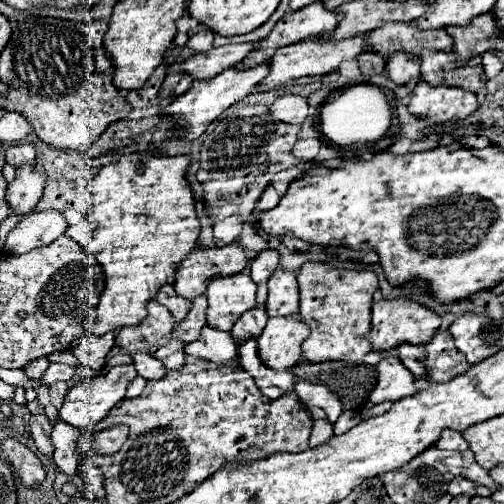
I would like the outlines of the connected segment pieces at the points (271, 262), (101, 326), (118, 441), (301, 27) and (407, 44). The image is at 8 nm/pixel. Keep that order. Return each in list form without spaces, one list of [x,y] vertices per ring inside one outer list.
[[[266,249],[260,255],[256,255],[250,261],[250,277],[254,279],[254,283],[258,285],[258,299],[256,303],[266,303],[266,281],[268,277],[276,271],[278,267],[278,251],[276,249]]]
[[[152,151],[120,155],[116,163],[102,165],[92,185],[94,209],[84,217],[82,223],[66,229],[66,235],[72,237],[80,247],[92,255],[106,273],[106,289],[100,297],[96,313],[92,319],[84,321],[86,333],[104,335],[112,329],[126,325],[138,325],[146,317],[146,301],[154,299],[158,289],[164,283],[172,283],[174,269],[184,259],[198,241],[200,221],[196,215],[196,201],[192,187],[186,179],[186,169],[190,165],[190,155],[154,155]]]
[[[112,425],[108,429],[98,431],[98,441],[94,441],[94,453],[96,455],[114,455],[126,441],[128,427],[124,425]]]
[[[312,3],[300,11],[290,11],[276,23],[272,33],[260,41],[258,49],[248,53],[248,57],[242,61],[242,67],[268,63],[268,59],[272,59],[276,49],[298,43],[312,35],[332,33],[338,23],[340,23],[340,13],[328,11],[322,3]]]
[[[416,21],[384,23],[382,27],[368,33],[368,51],[378,51],[384,57],[394,51],[420,55],[420,49],[452,51],[452,37],[442,27],[422,31],[416,27]]]

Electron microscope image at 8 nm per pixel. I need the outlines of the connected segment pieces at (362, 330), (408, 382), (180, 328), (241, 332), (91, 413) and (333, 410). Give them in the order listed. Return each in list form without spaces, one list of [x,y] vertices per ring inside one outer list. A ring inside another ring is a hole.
[[[304,263],[298,269],[300,285],[300,317],[310,327],[310,337],[302,343],[304,359],[312,363],[320,361],[348,361],[360,363],[372,349],[366,335],[370,331],[370,307],[372,295],[378,289],[376,273],[364,271],[342,271],[330,263]]]
[[[380,355],[376,373],[378,373],[378,381],[370,393],[372,403],[382,403],[386,399],[396,401],[416,393],[416,385],[414,385],[416,377],[402,365],[398,357]]]
[[[198,295],[192,299],[192,307],[184,319],[184,323],[176,323],[172,329],[172,335],[182,339],[184,343],[190,343],[200,337],[200,329],[206,325],[206,297]]]
[[[254,305],[252,311],[246,311],[232,327],[232,337],[236,341],[244,341],[248,337],[256,337],[262,333],[264,329],[264,323],[268,321],[268,315],[266,315],[266,309],[260,307],[260,305]]]
[[[132,363],[128,365],[116,365],[116,367],[104,367],[100,371],[98,377],[80,381],[78,385],[70,387],[70,391],[64,397],[64,405],[60,407],[58,415],[62,421],[66,421],[72,427],[82,427],[82,429],[90,429],[94,427],[100,419],[104,419],[108,415],[108,411],[126,395],[126,387],[128,383],[136,377],[136,369]]]
[[[296,379],[296,393],[300,395],[300,399],[302,399],[302,403],[306,407],[320,407],[320,409],[324,409],[330,423],[334,423],[338,419],[338,415],[342,413],[340,399],[336,397],[336,393],[332,393],[324,385],[310,383],[306,379]]]

